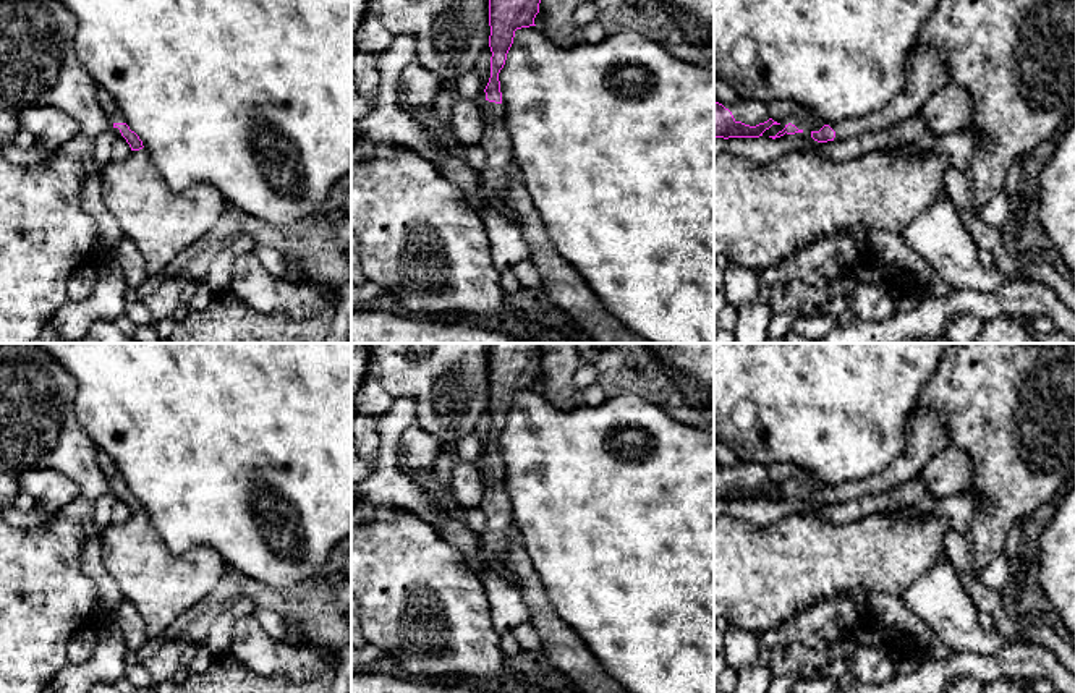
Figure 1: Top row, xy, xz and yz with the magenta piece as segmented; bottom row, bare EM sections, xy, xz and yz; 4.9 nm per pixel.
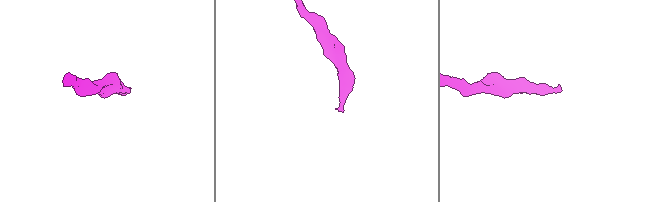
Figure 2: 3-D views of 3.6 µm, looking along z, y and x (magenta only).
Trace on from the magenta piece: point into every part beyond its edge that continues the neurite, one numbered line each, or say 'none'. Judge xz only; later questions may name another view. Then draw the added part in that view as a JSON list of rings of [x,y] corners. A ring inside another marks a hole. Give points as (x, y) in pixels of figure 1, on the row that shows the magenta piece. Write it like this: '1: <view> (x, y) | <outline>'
1: xz (492, 109) | [[[486,100],[484,112],[489,117],[497,118],[497,117],[502,117],[504,115],[504,105]]]

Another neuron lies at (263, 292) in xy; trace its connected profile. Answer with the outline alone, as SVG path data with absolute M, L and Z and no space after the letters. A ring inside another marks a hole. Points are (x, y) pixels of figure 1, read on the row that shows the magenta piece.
M253 251L238 254L232 264L230 291L249 308L306 319L337 308L340 287L314 278L309 287L270 275Z

